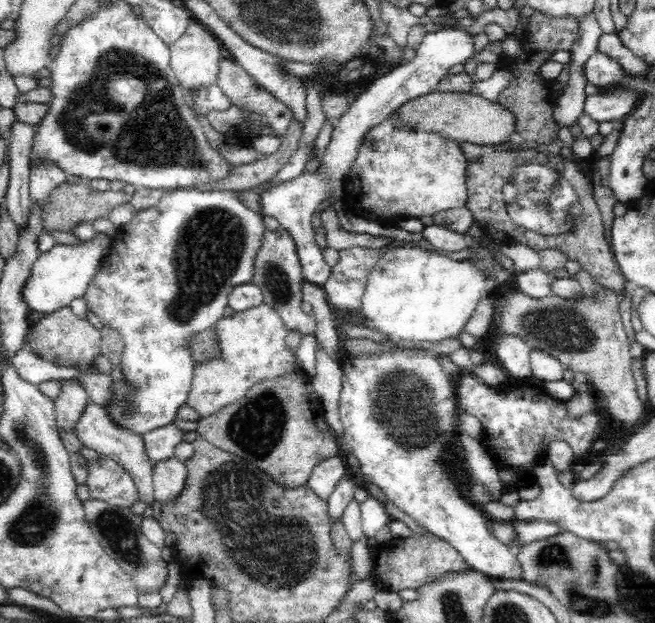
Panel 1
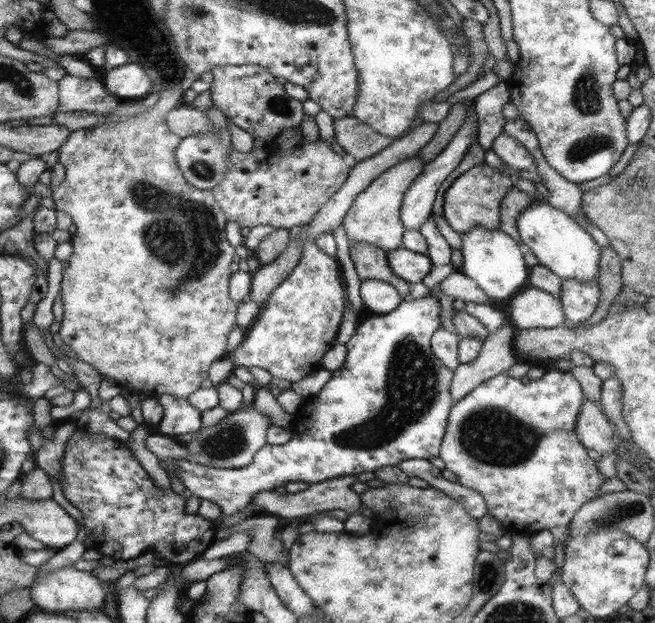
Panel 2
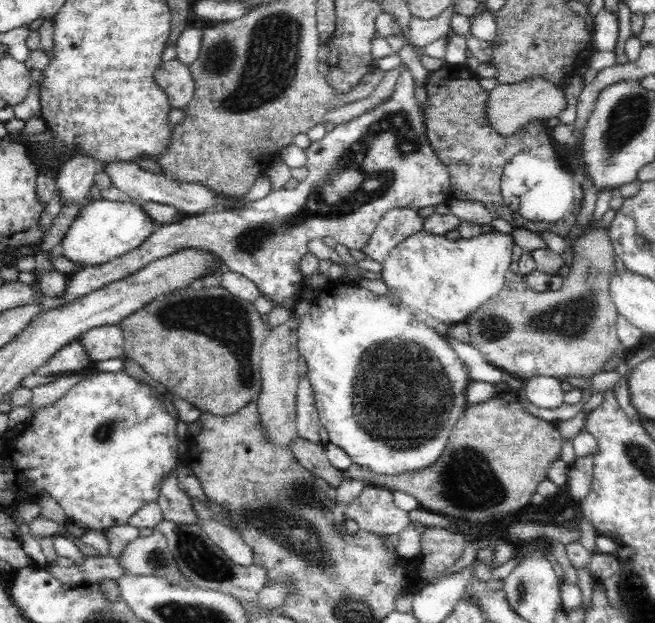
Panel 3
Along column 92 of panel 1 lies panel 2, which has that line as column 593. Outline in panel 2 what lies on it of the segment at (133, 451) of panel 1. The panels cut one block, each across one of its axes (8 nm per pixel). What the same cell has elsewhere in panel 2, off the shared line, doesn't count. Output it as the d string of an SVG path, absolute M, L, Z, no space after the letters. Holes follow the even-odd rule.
M584 397L576 420L575 434L583 446L601 456L615 453L612 424L603 414L599 402L595 403Z

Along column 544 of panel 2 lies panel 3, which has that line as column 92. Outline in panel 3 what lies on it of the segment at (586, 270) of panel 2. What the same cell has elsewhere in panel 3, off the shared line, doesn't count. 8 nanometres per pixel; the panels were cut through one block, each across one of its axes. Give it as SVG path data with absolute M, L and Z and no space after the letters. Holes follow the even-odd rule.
M126 199L92 200L78 213L70 228L66 230L65 238L57 250L79 269L95 267L141 246L150 238L155 227L154 221L144 213L139 203L128 203Z

